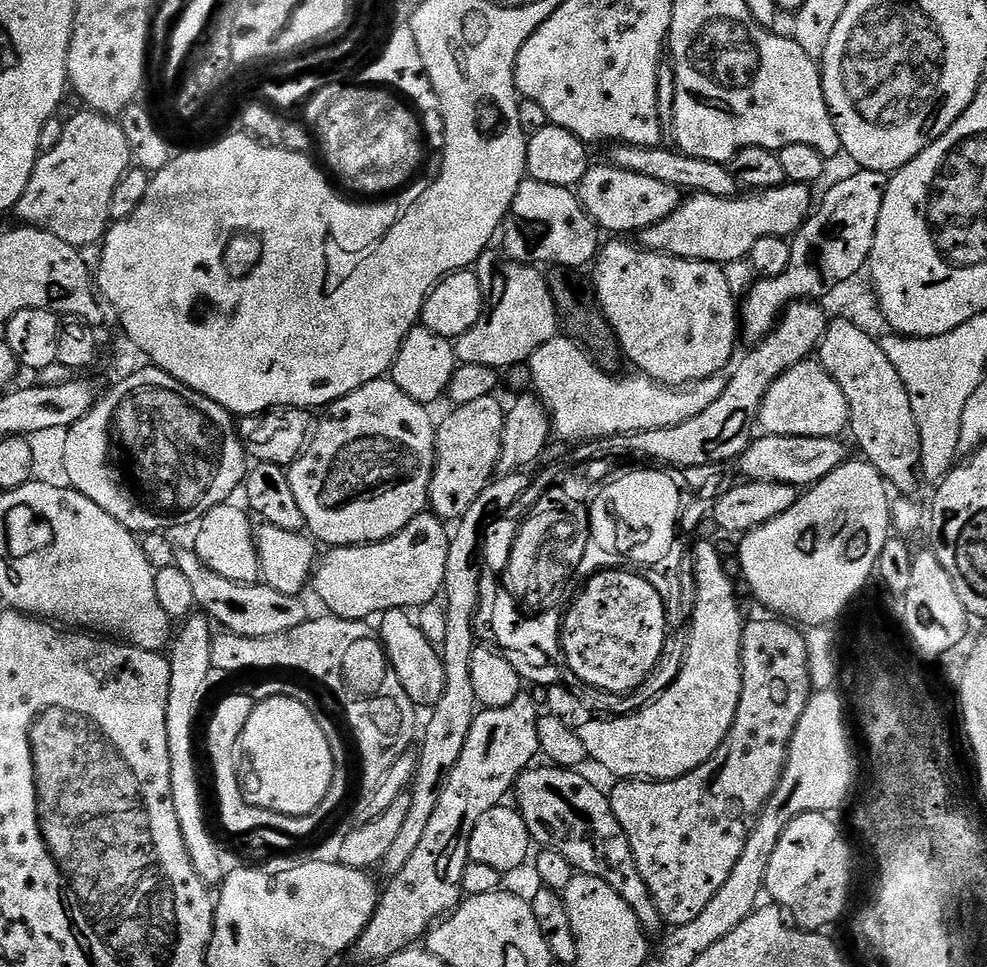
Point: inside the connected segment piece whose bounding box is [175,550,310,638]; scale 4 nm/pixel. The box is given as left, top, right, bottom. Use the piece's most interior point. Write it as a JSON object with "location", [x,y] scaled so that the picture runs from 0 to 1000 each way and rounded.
{"location":[258,631]}

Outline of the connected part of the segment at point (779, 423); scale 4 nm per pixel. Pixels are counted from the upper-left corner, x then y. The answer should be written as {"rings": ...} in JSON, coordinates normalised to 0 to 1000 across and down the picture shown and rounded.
{"rings":[[[816,374],[796,383],[776,403],[768,438],[780,451],[845,451],[860,442],[857,407],[829,374]]]}

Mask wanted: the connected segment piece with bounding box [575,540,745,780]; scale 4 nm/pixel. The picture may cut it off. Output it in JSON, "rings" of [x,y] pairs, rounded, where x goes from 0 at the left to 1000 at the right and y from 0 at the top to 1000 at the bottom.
{"rings":[[[713,558],[705,567],[705,576],[701,579],[701,592],[705,595],[703,603],[703,624],[699,630],[699,653],[697,671],[693,677],[693,687],[689,690],[687,701],[667,721],[652,732],[640,736],[637,740],[619,743],[596,743],[583,750],[590,771],[594,771],[597,783],[605,786],[620,805],[651,805],[655,807],[682,807],[699,800],[711,788],[715,788],[732,771],[748,726],[752,718],[752,691],[750,690],[750,661],[754,655],[755,642],[750,641],[750,625],[746,622],[746,608],[734,588],[734,579],[729,571]]]}

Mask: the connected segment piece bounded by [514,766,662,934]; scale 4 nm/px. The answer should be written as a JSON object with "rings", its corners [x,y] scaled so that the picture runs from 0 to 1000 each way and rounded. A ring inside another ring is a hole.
{"rings":[[[540,792],[534,798],[528,798],[521,816],[527,845],[533,850],[540,870],[569,883],[585,903],[610,908],[622,916],[642,941],[653,965],[667,963],[671,960],[667,937],[650,910],[650,904],[646,904],[646,891],[642,891],[634,858],[630,858],[626,846],[622,846],[617,820],[603,815],[591,802],[591,797],[551,793],[555,794]]]}

